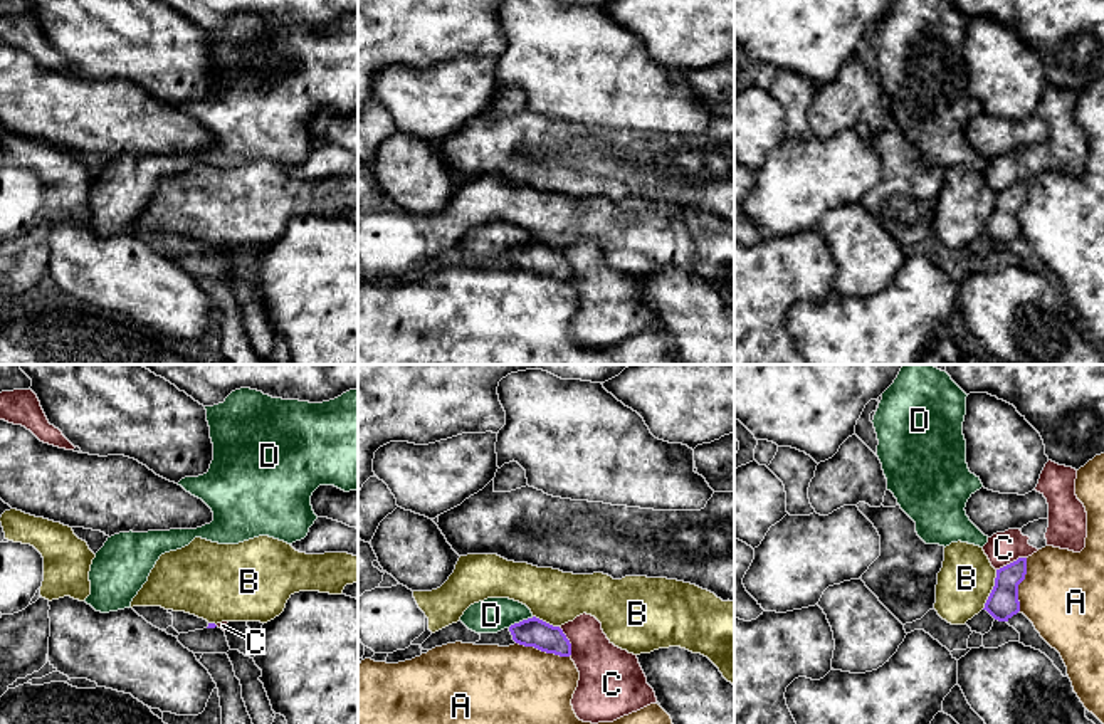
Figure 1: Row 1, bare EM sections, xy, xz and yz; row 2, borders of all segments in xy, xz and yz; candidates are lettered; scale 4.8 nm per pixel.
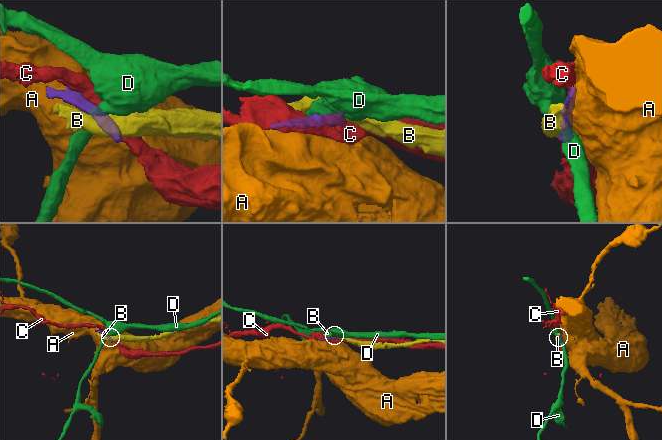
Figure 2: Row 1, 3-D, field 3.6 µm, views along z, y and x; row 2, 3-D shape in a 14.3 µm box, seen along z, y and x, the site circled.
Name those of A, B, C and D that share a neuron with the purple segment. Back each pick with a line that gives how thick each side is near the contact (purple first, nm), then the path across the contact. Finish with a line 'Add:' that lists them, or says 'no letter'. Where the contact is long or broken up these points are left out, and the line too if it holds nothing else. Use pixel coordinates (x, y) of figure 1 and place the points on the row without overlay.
Add: no letter

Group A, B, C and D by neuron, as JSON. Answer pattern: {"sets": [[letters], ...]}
{"sets": [["A"], ["B"], ["C"], ["D"]]}

